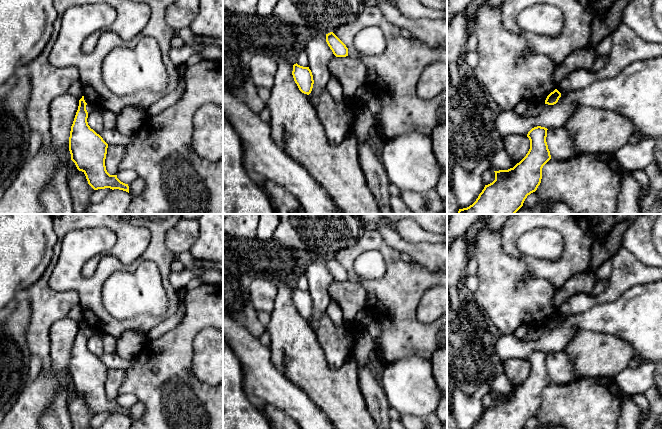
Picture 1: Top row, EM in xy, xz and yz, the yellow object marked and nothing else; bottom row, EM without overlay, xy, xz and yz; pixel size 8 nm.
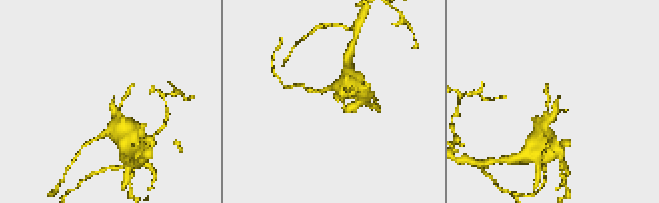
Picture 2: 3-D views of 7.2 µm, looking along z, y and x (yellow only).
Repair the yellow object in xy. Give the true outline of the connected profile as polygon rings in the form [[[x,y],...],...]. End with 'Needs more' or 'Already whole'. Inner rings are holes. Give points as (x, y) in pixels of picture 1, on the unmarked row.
[[[82,320],[70,355],[71,384],[77,393],[85,398],[88,408],[94,414],[110,412],[129,417],[128,408],[121,406],[117,399],[110,399],[106,394],[108,368],[88,349],[86,329]]]. Already whole

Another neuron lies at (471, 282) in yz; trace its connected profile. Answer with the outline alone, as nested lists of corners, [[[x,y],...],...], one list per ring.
[[[464,275],[463,281],[470,292],[474,293],[478,289],[479,279],[477,275]]]

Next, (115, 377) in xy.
[[[108,369],[105,383],[106,394],[110,399],[118,397],[118,390],[126,377],[124,369]]]

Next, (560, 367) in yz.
[[[564,351],[548,353],[546,366],[554,384],[565,385],[575,380],[574,364]]]

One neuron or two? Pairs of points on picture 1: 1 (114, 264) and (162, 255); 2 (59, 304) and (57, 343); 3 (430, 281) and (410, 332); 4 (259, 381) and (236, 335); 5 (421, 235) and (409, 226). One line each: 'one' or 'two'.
1: one
2: two
3: one
4: one
5: one

